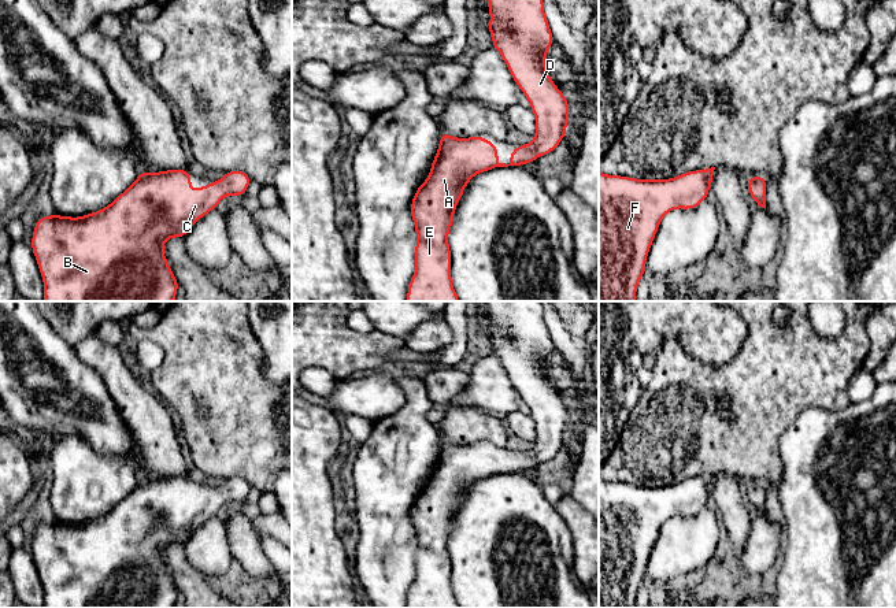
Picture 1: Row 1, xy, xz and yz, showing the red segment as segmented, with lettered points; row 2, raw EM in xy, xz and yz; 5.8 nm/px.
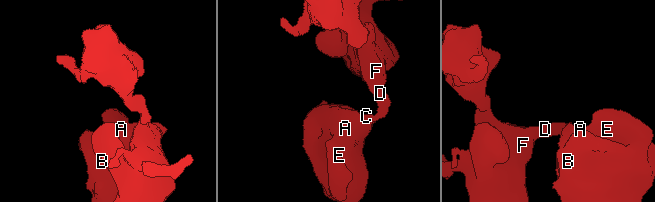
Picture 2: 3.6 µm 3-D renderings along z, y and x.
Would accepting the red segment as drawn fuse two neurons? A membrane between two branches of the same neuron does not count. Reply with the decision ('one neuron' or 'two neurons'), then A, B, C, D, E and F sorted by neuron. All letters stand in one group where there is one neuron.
one neuron; A B C D E F

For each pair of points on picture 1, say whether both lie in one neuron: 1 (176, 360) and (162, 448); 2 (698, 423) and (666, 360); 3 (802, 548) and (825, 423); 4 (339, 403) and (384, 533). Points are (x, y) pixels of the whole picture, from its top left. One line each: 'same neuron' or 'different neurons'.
1: different neurons
2: same neuron
3: same neuron
4: different neurons

